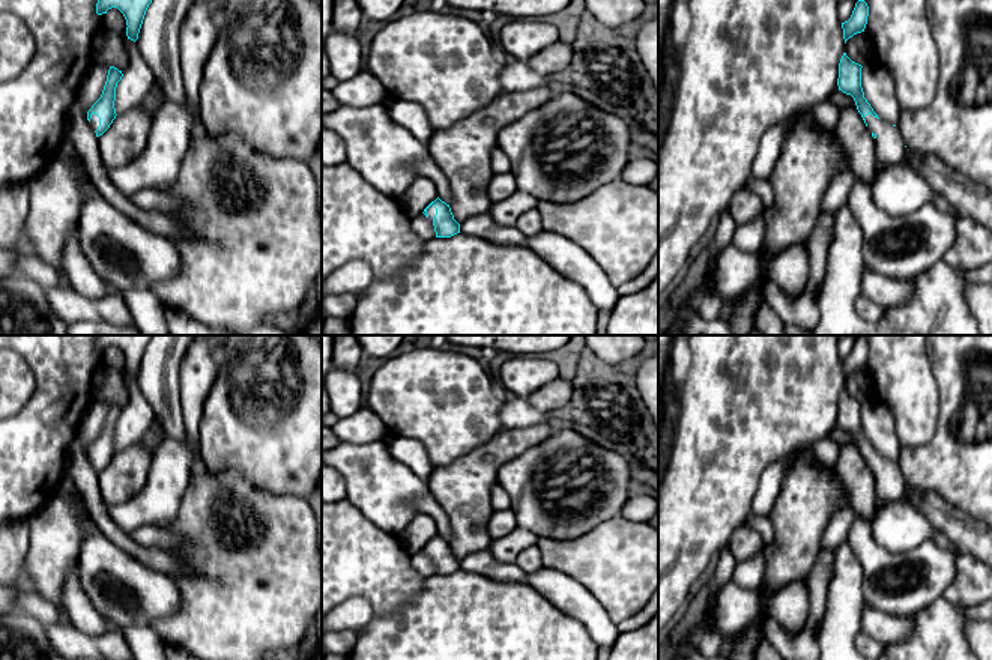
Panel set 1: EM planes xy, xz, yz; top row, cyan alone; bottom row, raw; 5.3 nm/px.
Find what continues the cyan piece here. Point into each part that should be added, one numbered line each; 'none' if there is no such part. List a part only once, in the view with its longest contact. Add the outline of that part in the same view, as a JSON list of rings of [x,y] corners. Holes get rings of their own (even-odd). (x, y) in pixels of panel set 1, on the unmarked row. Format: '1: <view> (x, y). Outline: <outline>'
none

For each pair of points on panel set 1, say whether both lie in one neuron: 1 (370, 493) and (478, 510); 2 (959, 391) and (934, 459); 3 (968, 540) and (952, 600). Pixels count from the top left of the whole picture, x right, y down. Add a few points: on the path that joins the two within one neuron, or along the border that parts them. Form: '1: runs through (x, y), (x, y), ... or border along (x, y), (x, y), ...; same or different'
1: border along (426, 481), (429, 490); different
2: runs through (958, 408), (947, 420), (947, 442); same
3: border along (959, 552), (968, 552), (976, 558); different

